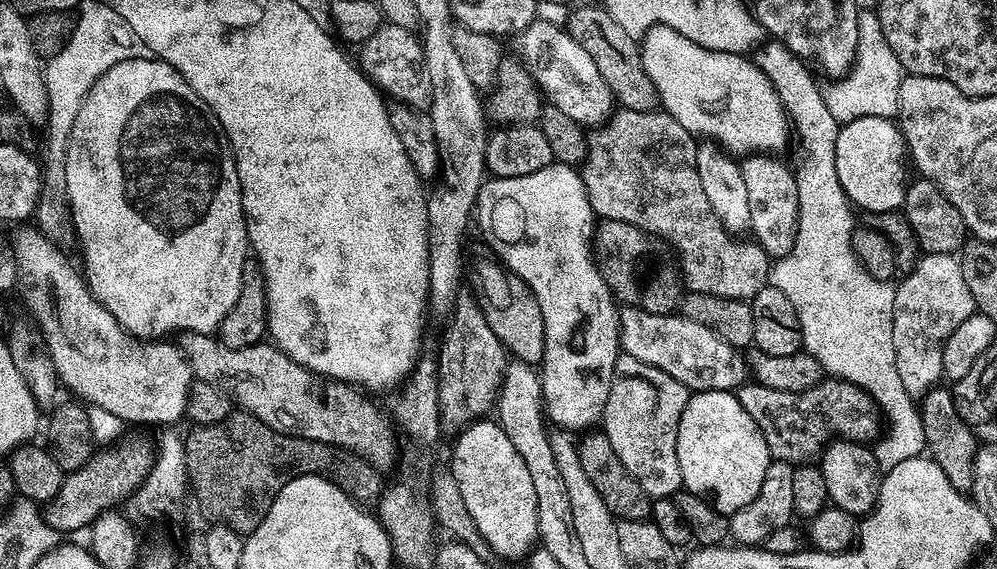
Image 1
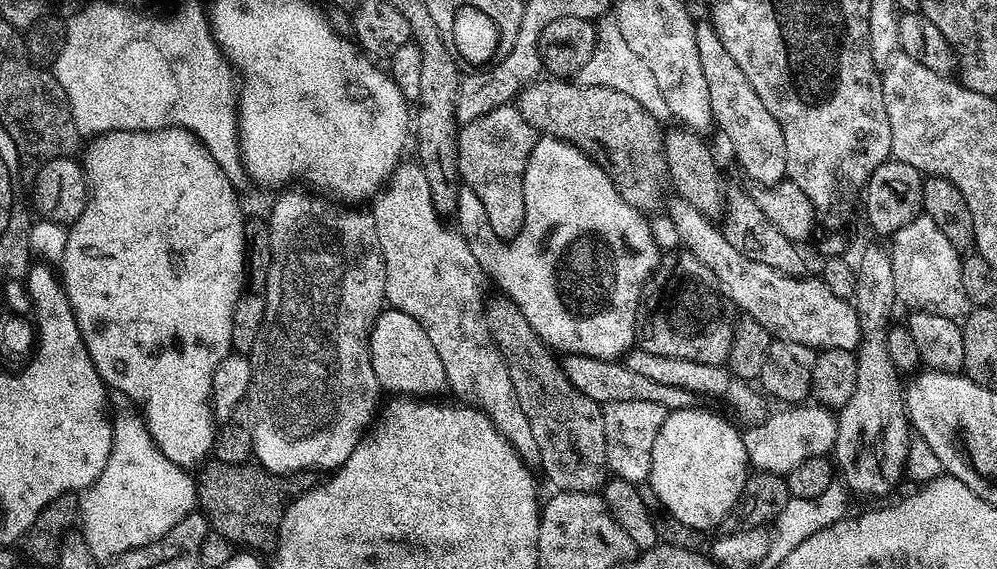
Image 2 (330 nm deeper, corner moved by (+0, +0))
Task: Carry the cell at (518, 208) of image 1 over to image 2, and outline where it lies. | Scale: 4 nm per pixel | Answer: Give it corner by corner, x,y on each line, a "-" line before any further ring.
547,134
541,135
537,139
534,150
528,159
526,174
524,175
526,218
522,230
513,240
502,240
499,236
496,236
492,227
488,225
486,210
482,210
482,202
467,186
460,188
460,197
456,199
454,220
457,220
455,220
455,223
458,225
458,231
464,236
464,240
470,246
470,250
481,269
487,275
489,272
496,279
497,286
500,287
497,289
503,295
510,297
518,306
518,310
522,310
522,314
526,314
526,322
530,322
530,326
534,326
534,330
544,339
545,344
564,354
593,356
599,360
614,360
623,357
637,343
638,313
642,308
642,293
649,281
653,279
654,273
661,267
660,248
656,245
656,236
652,233
647,218
639,212
641,209
637,205
631,204
626,198
622,198
622,194
616,188
611,176
601,165
599,168
591,159
595,160
587,151
577,148
575,144
570,144
566,140
558,140
556,137

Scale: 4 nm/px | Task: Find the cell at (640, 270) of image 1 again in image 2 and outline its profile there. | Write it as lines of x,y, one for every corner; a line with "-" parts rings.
680,250
680,253
669,262
668,269
666,268
667,264
663,269
664,276
657,275
643,297
642,323
638,328
639,347
645,348
650,354
690,358
694,362
724,364
734,342
734,330
738,319
737,309
732,301
720,291
718,278
714,278
714,274
705,264
698,262
693,252

